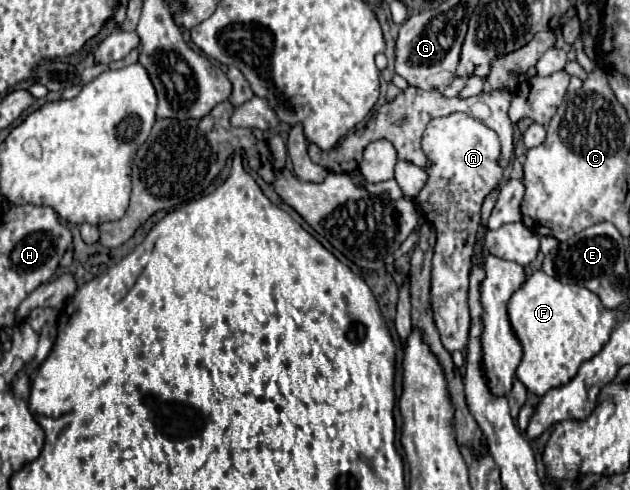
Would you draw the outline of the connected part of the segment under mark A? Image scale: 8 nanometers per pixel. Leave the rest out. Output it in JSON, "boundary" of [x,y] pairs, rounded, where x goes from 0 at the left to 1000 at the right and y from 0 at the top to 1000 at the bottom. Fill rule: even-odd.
{"boundary":[[[714,233],[692,241],[679,253],[670,278],[670,310],[683,327],[676,339],[679,371],[667,388],[660,416],[676,437],[676,449],[692,465],[692,502],[686,527],[686,588],[683,616],[689,637],[689,657],[698,678],[702,702],[711,718],[737,714],[743,698],[746,633],[743,633],[743,559],[746,522],[752,518],[756,478],[762,461],[762,420],[768,400],[797,367],[794,327],[794,286],[784,265],[756,249],[743,233]],[[717,608],[724,616],[724,673],[714,673],[705,641],[702,612]]]}

